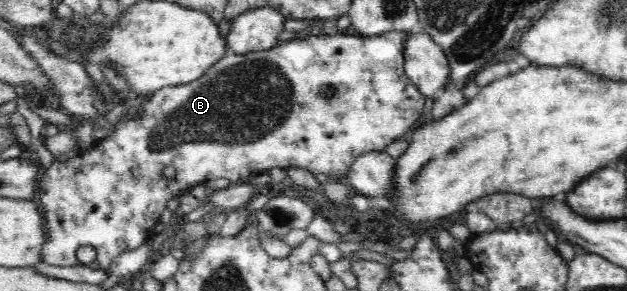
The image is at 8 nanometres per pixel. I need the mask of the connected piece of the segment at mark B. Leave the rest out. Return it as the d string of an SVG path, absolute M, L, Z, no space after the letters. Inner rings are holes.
M348 31L333 37L324 34L318 35L318 37L310 35L307 38L286 40L276 44L276 47L272 47L268 51L253 51L245 54L231 52L219 59L218 63L214 63L200 79L181 86L162 87L152 94L144 95L142 103L139 103L140 113L137 116L124 115L105 140L95 141L91 147L80 150L79 155L66 162L60 163L56 160L48 170L41 172L38 189L45 211L44 219L46 219L46 241L42 245L42 261L60 267L80 266L83 264L76 258L76 250L83 245L92 245L97 255L89 266L94 269L108 270L114 257L142 247L151 237L155 236L154 227L159 223L162 211L166 209L168 201L172 197L181 196L184 191L196 187L199 183L207 183L210 179L224 177L231 183L236 181L237 184L246 184L249 183L251 177L268 173L276 168L286 171L292 168L302 168L314 176L323 173L330 177L344 179L358 157L364 153L370 153L370 151L385 151L390 143L394 143L396 139L406 135L412 125L418 121L418 117L422 115L425 97L406 75L404 67L403 47L405 39L409 35L410 33L406 32L390 31L382 35L364 37L354 31ZM326 87L335 89L331 98L328 98L324 93ZM168 166L172 166L176 170L175 177L172 179L166 178L163 173Z

